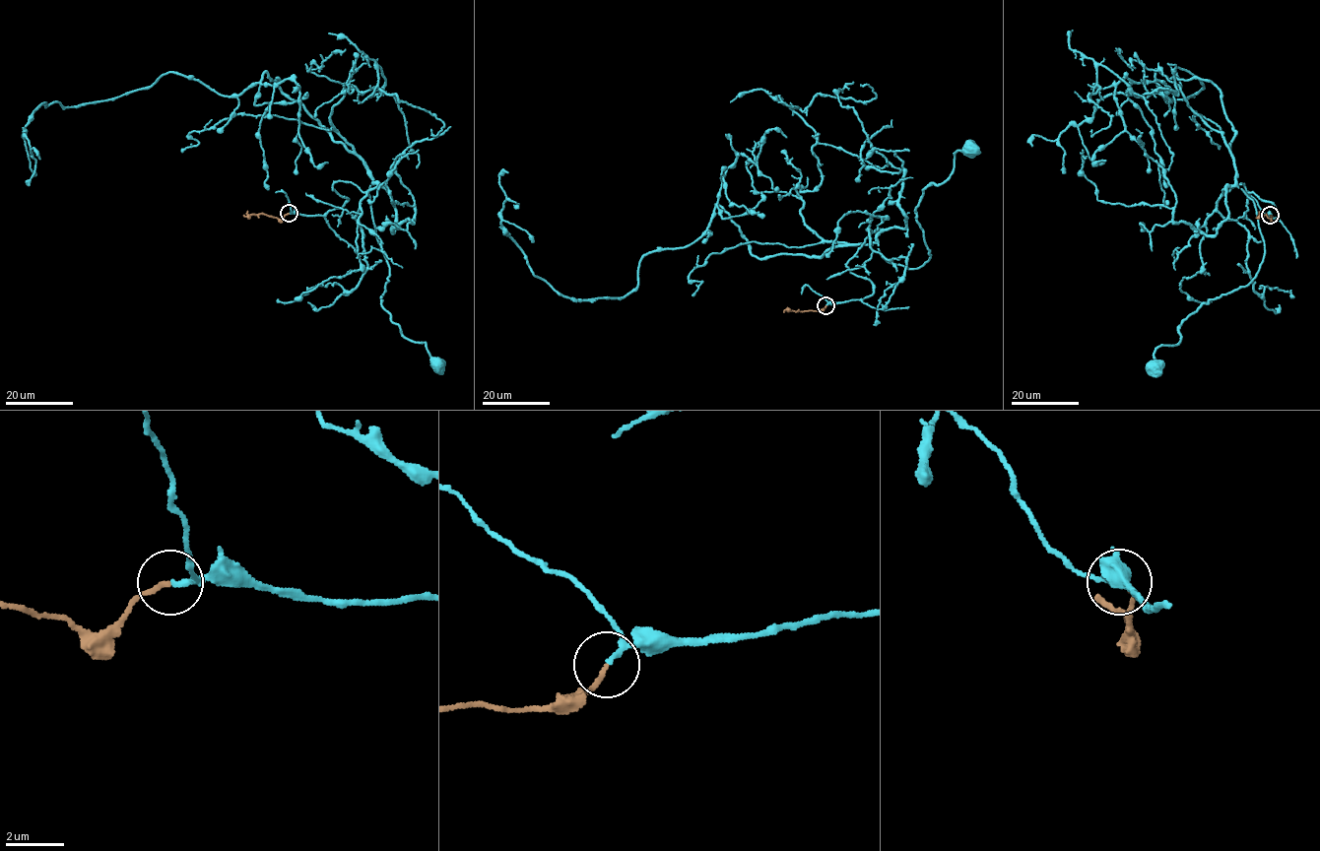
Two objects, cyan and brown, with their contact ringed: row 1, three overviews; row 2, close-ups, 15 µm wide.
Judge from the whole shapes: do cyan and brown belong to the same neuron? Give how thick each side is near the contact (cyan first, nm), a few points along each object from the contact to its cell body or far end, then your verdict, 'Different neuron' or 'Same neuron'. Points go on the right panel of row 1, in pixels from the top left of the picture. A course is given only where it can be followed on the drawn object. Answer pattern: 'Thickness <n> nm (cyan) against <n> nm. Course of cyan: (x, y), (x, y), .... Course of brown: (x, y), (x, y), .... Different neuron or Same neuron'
Thickness 130 nm (cyan) against 160 nm. Course of cyan: (1270, 215), (1271, 203), (1242, 183), (1222, 190), (1254, 203), (1263, 261), (1245, 286), (1188, 317), (1154, 367). Course of brown: (1270, 215), (1272, 220), (1266, 215), (1257, 217), (1259, 215). Same neuron

